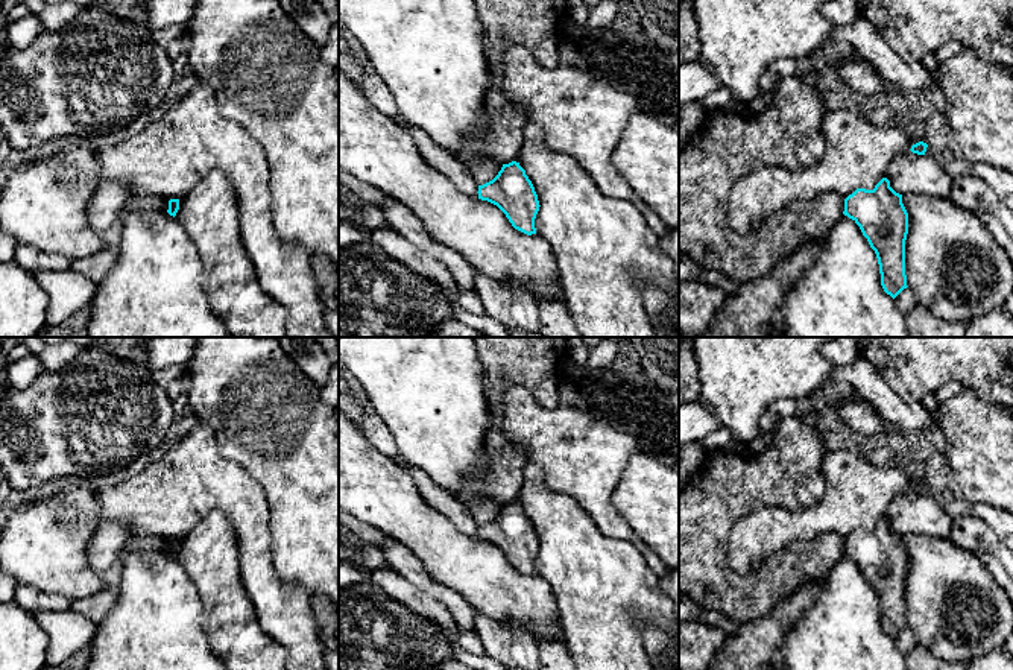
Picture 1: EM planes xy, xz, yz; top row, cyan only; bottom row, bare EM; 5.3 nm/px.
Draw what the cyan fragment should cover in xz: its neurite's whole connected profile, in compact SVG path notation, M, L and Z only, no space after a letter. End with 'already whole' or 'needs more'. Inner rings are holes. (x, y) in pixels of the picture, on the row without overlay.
M519 503L503 504L498 515L478 526L478 539L497 545L512 567L527 576L536 574L535 559L539 541L535 527Z; already whole

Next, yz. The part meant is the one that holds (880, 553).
M882 518L873 530L857 529L844 539L844 556L852 559L875 591L881 626L893 640L907 629L905 580L908 553L902 535Z; already whole

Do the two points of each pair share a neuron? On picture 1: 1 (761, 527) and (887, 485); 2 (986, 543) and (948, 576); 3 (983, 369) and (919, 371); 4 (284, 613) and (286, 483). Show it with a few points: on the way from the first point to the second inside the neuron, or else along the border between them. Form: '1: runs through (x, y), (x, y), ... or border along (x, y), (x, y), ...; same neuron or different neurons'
1: runs through (793, 526), (840, 511), (855, 496); same neuron
2: border along (948, 538), (971, 552), (997, 581); different neurons
3: runs through (968, 369), (934, 369); same neuron
4: border along (271, 550), (278, 578), (310, 594); different neurons

